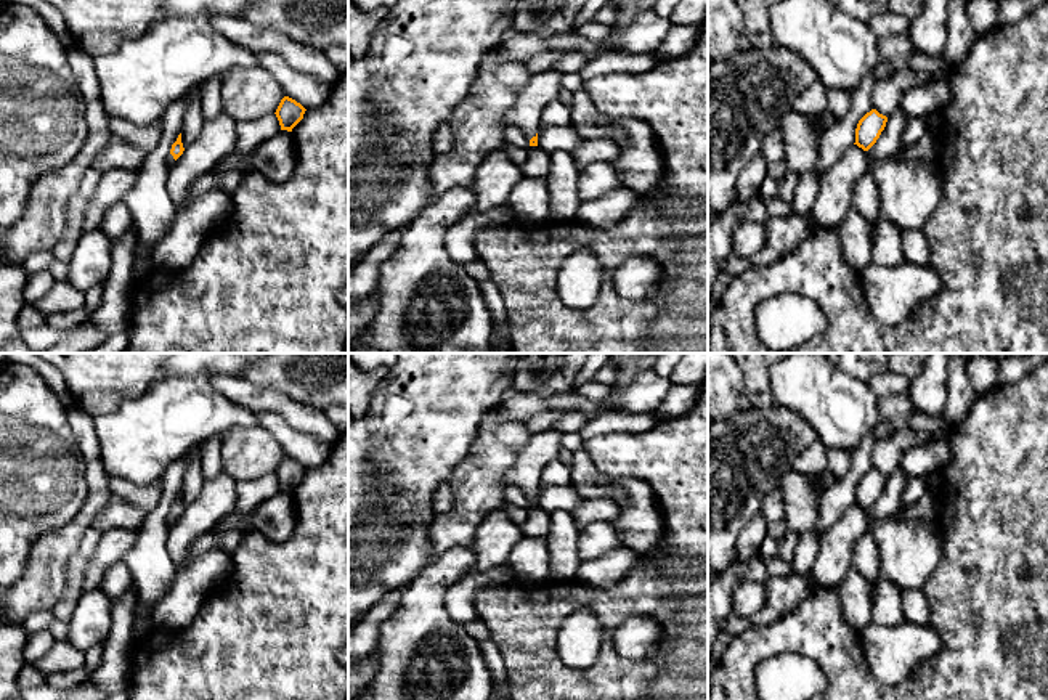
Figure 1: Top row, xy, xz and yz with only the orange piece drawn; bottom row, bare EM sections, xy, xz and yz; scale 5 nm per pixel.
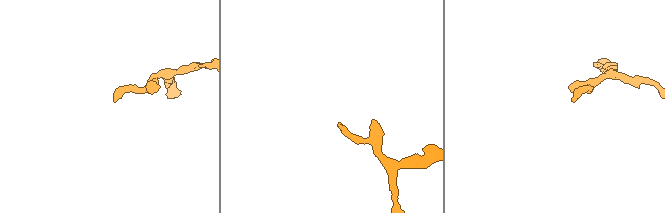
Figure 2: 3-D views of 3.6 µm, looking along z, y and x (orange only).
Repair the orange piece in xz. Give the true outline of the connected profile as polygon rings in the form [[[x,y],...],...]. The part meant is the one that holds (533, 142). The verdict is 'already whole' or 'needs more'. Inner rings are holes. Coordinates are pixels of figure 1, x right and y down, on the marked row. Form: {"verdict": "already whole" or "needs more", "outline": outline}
{"verdict": "needs more", "outline": [[[552,69],[531,75],[517,90],[512,108],[504,114],[502,124],[522,128],[530,138],[530,146],[538,146],[541,114],[550,101],[557,100],[562,75],[562,72]]]}

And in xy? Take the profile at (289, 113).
{"verdict": "already whole", "outline": [[[284,96],[276,109],[281,130],[292,132],[292,128],[303,119],[305,108],[295,100]]]}

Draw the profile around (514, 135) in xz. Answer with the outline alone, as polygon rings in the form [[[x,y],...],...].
[[[514,125],[506,128],[506,143],[517,148],[530,148],[530,138],[526,136],[526,133]]]

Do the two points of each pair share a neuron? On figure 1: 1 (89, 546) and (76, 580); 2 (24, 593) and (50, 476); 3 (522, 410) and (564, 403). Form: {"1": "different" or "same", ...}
{"1": "same", "2": "different", "3": "same"}

